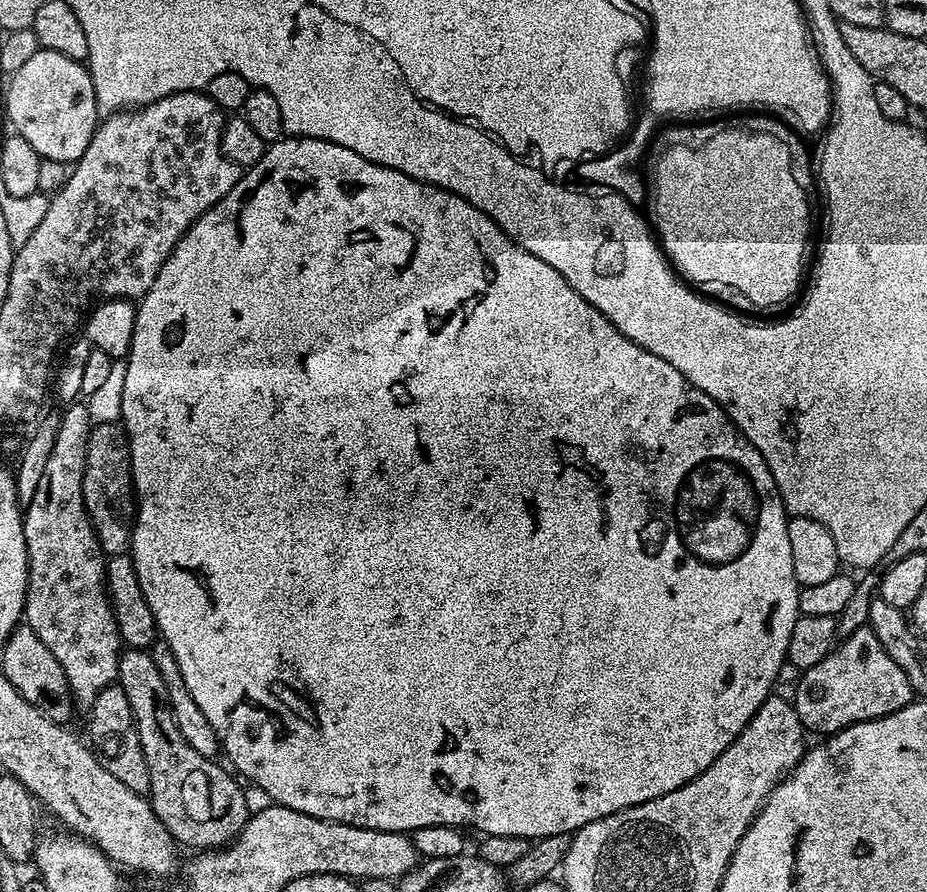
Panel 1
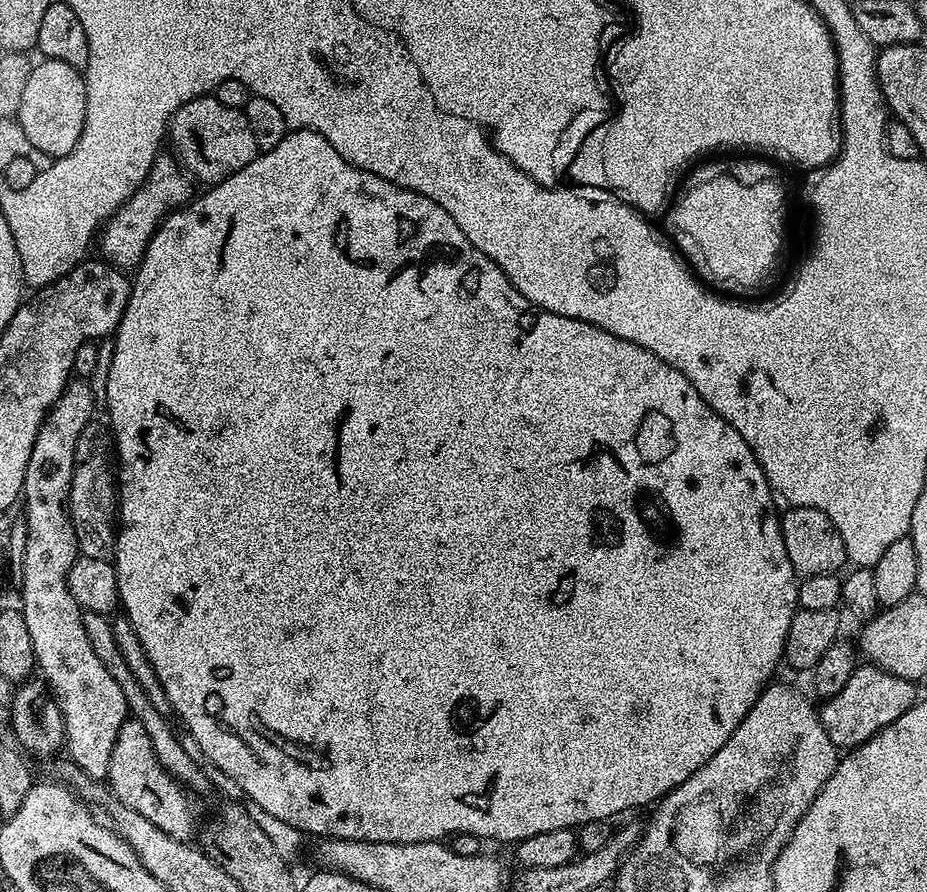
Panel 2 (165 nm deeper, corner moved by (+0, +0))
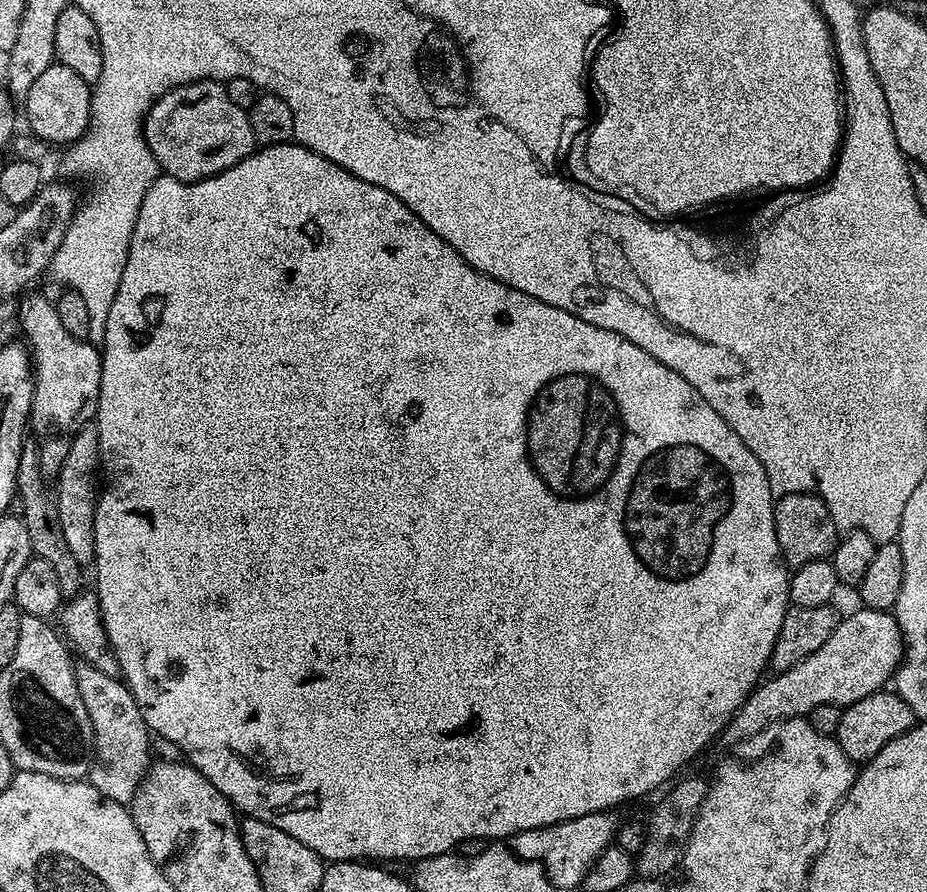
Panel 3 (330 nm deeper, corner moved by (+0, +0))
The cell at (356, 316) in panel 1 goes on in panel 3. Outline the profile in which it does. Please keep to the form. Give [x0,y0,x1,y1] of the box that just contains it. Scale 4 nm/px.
[94,142,790,862]

